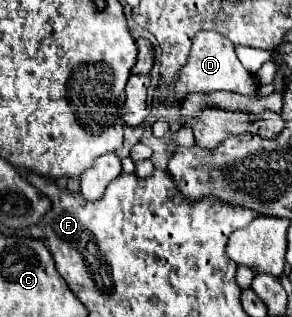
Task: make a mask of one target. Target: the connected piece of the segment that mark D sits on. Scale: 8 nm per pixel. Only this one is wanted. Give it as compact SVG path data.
M201 31L193 39L193 49L187 59L187 65L179 73L179 79L175 83L175 93L179 99L183 99L193 91L205 93L205 91L217 91L217 89L253 95L257 91L257 81L251 73L247 73L243 69L243 65L239 63L235 51L233 51L233 43L229 39L225 39L223 35L219 35L215 31Z

